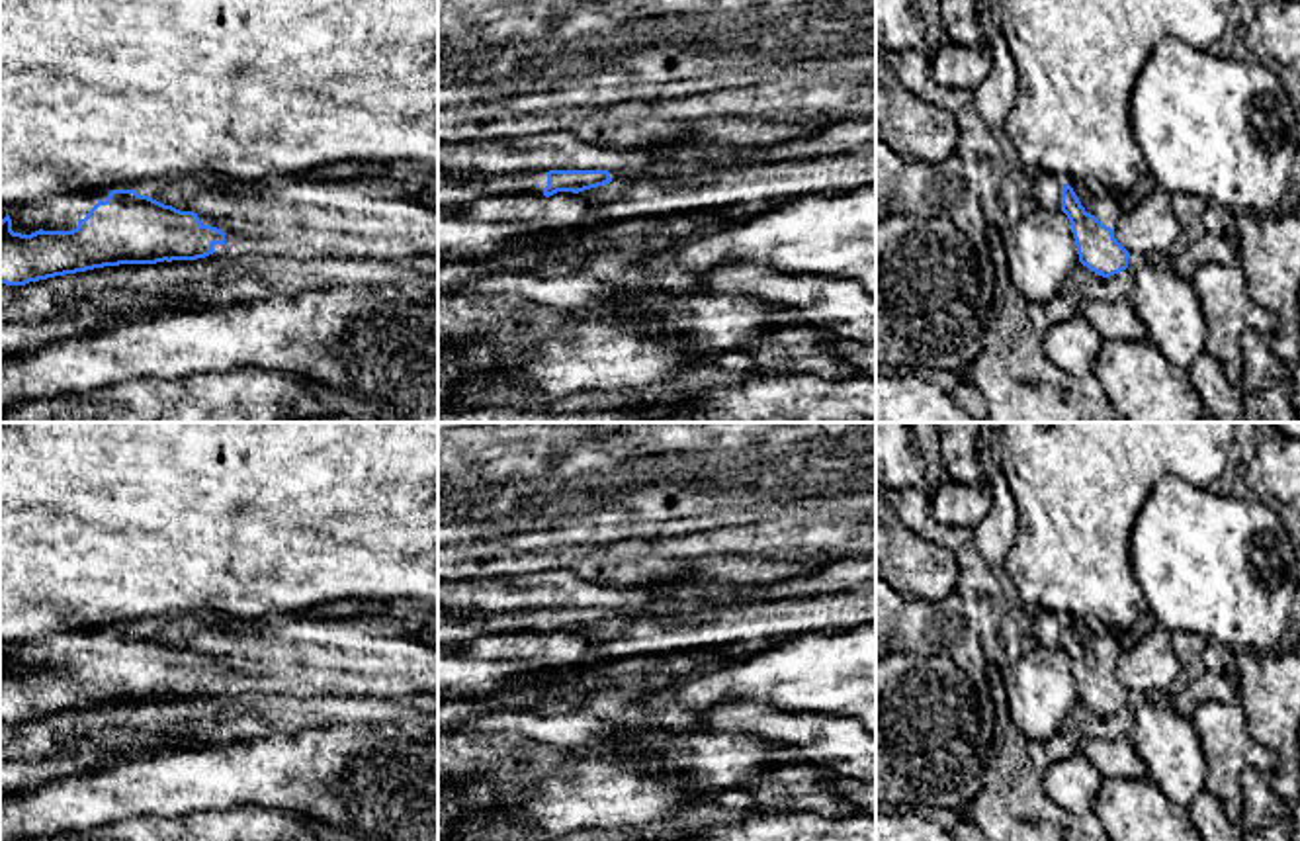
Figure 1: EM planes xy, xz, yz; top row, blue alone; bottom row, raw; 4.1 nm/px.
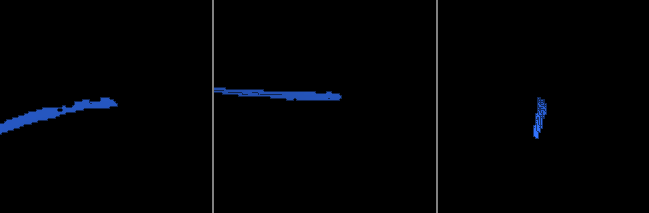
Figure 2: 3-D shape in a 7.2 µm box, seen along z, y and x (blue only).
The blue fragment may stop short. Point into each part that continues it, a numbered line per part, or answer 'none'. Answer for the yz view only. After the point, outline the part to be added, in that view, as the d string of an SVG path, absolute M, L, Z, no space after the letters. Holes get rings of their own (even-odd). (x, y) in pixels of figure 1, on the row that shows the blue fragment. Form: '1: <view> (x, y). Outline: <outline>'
1: yz (1095, 200). Outline: M1069 180L1065 184L1073 188L1087 213L1095 215L1106 227L1116 227L1122 213L1116 196L1095 182Z

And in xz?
1: xz (745, 190). Outline: M876 141L835 156L612 180L579 196L588 205L588 221L606 225L704 209L727 209L735 219L747 219L803 198L845 196L874 184Z

